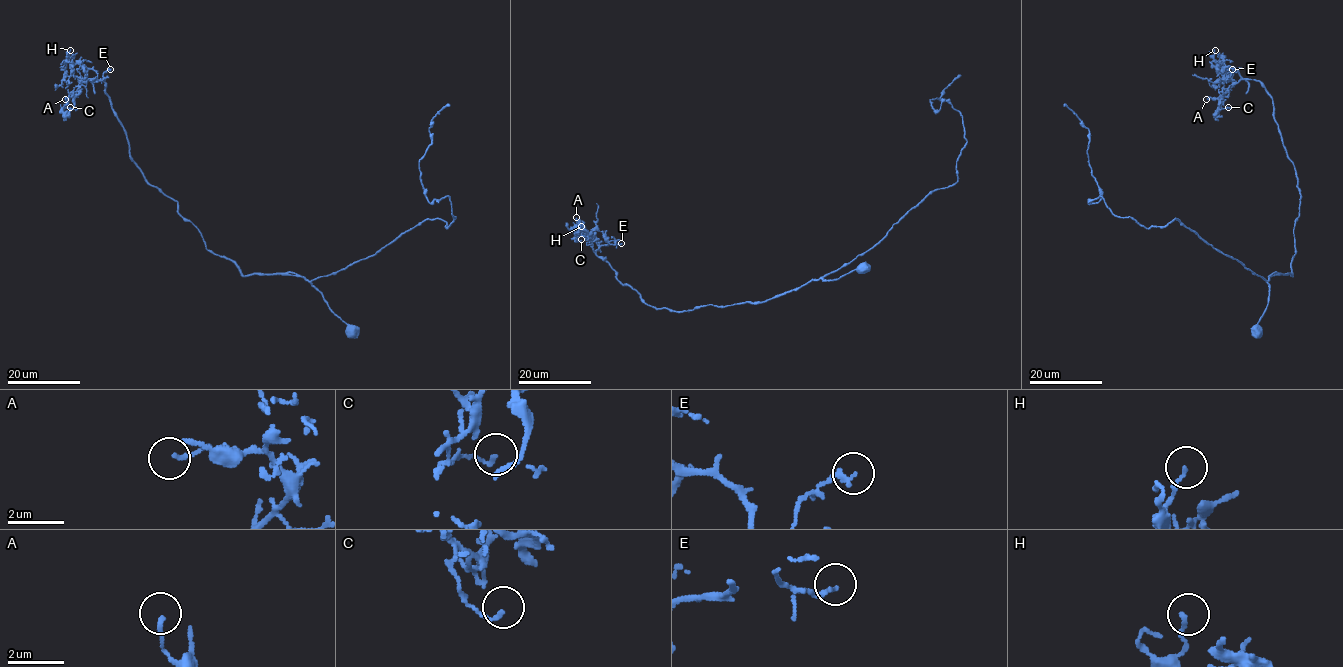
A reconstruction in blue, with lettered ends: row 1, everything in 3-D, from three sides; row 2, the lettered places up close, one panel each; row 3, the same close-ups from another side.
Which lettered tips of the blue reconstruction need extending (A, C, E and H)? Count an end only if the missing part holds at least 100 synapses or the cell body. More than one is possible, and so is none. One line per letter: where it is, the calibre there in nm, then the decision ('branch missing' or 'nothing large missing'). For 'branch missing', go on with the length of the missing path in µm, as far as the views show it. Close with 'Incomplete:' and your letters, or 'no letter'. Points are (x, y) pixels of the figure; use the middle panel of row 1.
A: at (576, 217); 120 nm thick; nothing large missing
C: at (581, 239); 130 nm thick; branch missing; about 30 µm are missing
E: at (621, 243); 170 nm thick; nothing large missing
H: at (581, 226); 150 nm thick; nothing large missing
Incomplete: C

